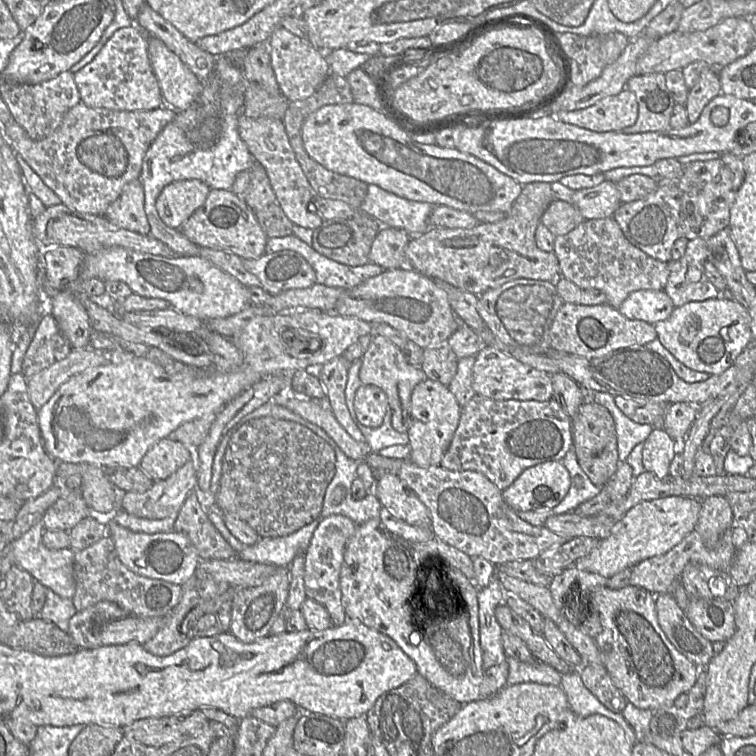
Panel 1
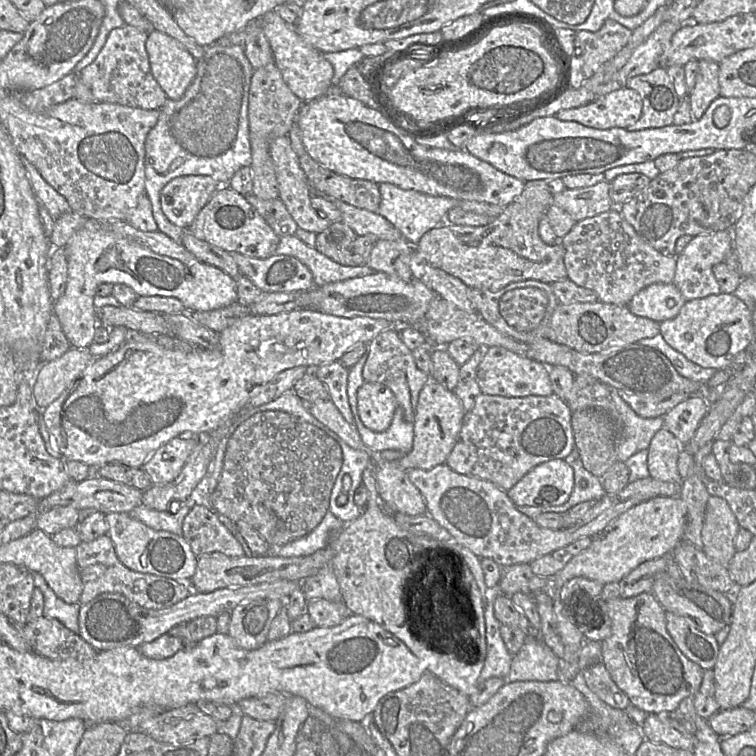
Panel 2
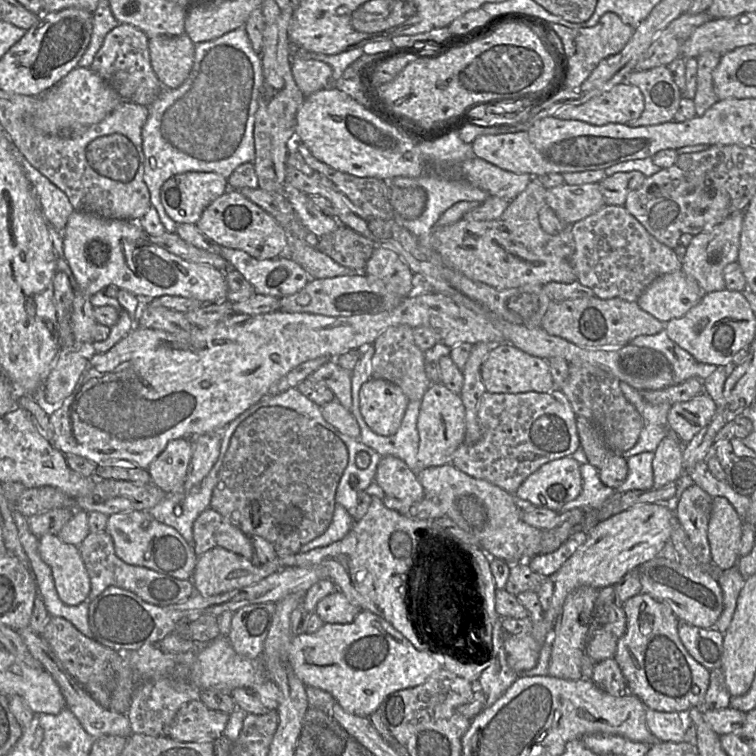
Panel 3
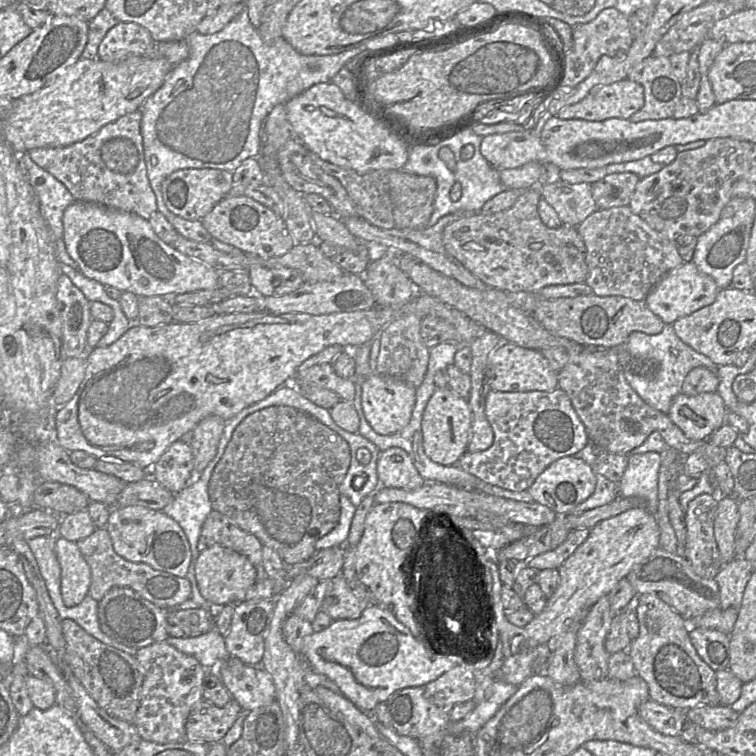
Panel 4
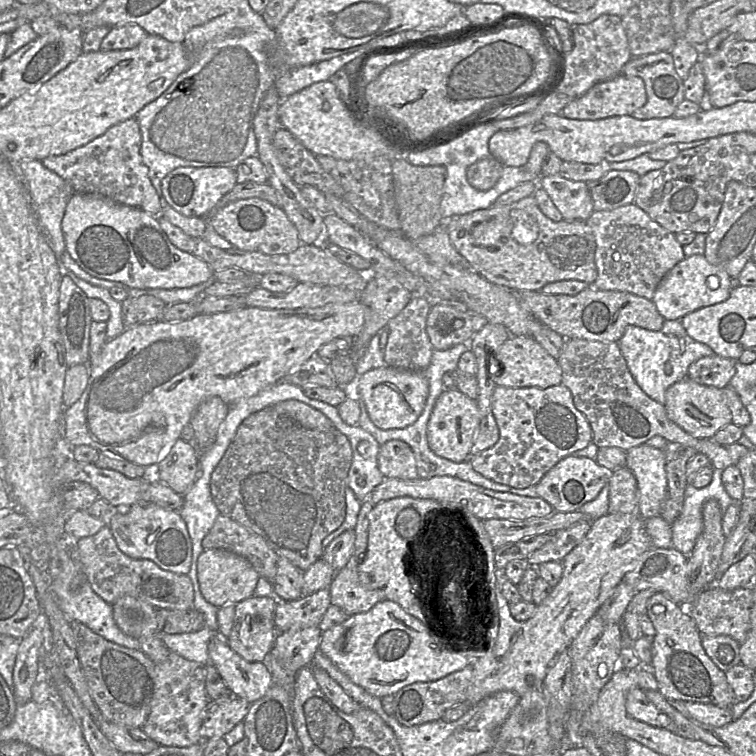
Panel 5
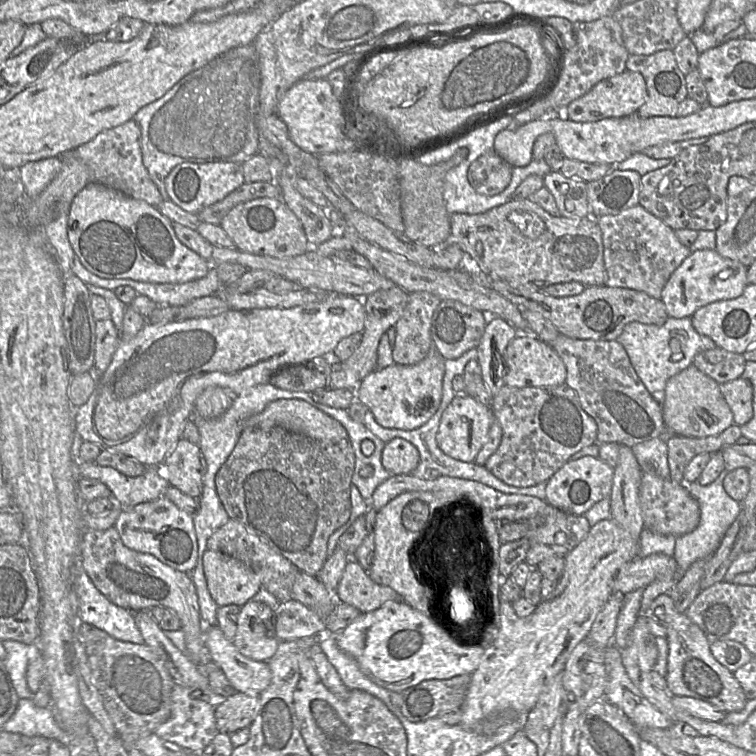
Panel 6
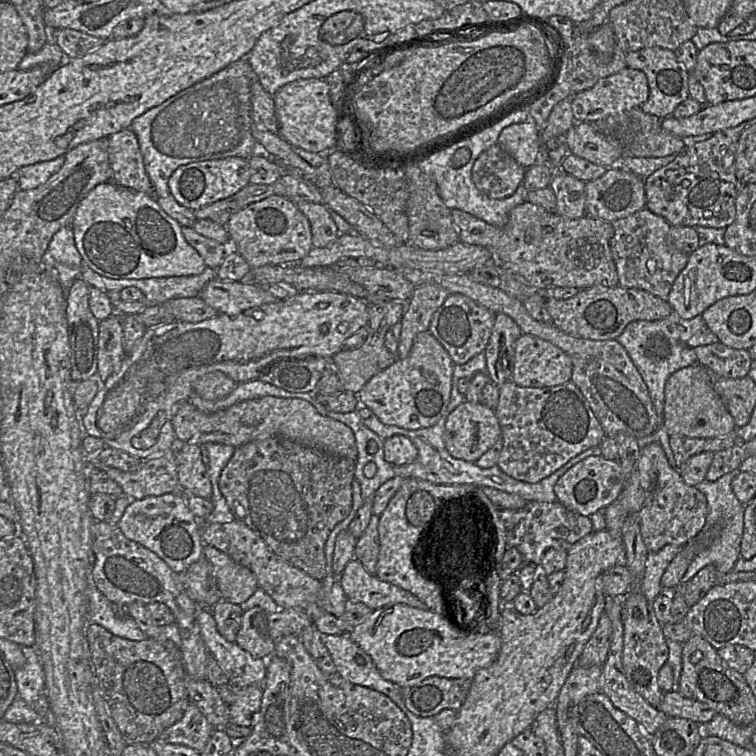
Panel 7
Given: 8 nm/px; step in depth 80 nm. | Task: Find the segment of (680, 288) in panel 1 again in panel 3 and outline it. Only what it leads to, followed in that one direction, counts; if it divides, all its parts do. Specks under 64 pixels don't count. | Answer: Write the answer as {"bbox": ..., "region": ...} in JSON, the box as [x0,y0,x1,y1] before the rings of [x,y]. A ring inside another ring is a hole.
{"bbox":[681,211,744,293],"region":[[[736,211],[708,231],[693,235],[681,259],[681,270],[697,281],[705,293],[725,289],[723,269],[737,261],[744,211]]]}

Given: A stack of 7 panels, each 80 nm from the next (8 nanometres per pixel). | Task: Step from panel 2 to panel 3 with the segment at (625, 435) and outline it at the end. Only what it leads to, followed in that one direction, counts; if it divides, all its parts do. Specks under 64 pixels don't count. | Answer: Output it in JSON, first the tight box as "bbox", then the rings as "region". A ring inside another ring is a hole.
{"bbox":[620,382,672,459],"region":[[[620,382],[625,398],[632,403],[643,419],[643,428],[636,444],[621,455],[628,459],[643,452],[655,452],[660,442],[669,433],[667,415],[672,405],[653,405],[641,396],[640,392],[625,382]]]}

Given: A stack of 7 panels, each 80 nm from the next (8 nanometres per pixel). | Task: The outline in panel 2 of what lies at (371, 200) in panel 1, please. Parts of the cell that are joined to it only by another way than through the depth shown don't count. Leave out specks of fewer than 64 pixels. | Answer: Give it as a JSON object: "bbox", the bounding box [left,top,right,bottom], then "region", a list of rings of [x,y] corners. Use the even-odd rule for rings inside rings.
{"bbox":[377,183,460,247],"region":[[[381,183],[378,184],[378,187],[381,202],[377,214],[394,225],[413,247],[426,232],[446,223],[447,213],[452,208],[459,206],[460,202],[446,196],[432,196],[414,190],[404,190],[390,183]]]}

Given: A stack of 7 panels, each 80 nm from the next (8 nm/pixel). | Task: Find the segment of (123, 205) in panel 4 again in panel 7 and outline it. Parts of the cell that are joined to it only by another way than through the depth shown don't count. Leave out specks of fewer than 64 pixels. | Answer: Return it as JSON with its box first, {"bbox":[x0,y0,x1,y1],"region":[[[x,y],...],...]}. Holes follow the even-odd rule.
{"bbox":[107,128,155,196],"region":[[[126,128],[107,139],[111,181],[119,186],[155,196],[134,131]]]}

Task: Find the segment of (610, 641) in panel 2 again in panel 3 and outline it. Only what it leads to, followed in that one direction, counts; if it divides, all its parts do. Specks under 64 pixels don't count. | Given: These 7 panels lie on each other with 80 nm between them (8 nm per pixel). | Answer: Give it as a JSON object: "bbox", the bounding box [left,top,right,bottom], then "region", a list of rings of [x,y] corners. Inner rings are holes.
{"bbox":[613,593,710,713],"region":[[[640,593],[621,604],[627,619],[626,630],[618,639],[613,658],[626,680],[630,694],[637,696],[646,708],[660,712],[686,713],[690,708],[702,708],[709,686],[710,670],[697,662],[685,649],[678,635],[679,619],[671,608],[648,594]]]}

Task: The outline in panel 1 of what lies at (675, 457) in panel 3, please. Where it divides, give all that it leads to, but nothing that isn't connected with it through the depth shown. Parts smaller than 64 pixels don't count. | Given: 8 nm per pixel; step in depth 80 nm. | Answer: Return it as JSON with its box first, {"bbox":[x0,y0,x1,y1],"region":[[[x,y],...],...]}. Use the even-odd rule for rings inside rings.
{"bbox":[642,428,679,478],"region":[[[654,428],[644,441],[642,462],[645,471],[663,478],[669,475],[670,464],[679,446],[664,428]]]}

